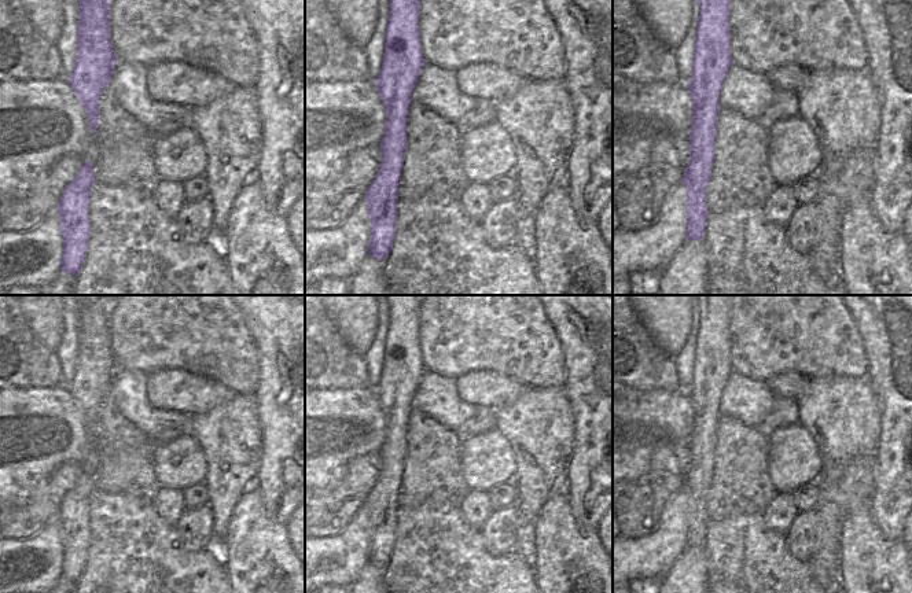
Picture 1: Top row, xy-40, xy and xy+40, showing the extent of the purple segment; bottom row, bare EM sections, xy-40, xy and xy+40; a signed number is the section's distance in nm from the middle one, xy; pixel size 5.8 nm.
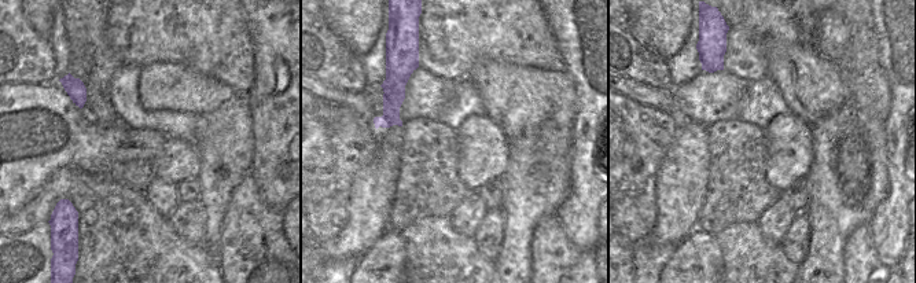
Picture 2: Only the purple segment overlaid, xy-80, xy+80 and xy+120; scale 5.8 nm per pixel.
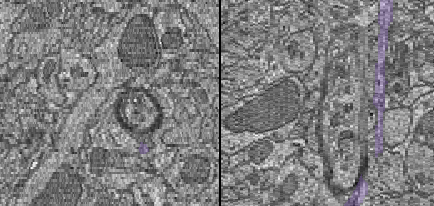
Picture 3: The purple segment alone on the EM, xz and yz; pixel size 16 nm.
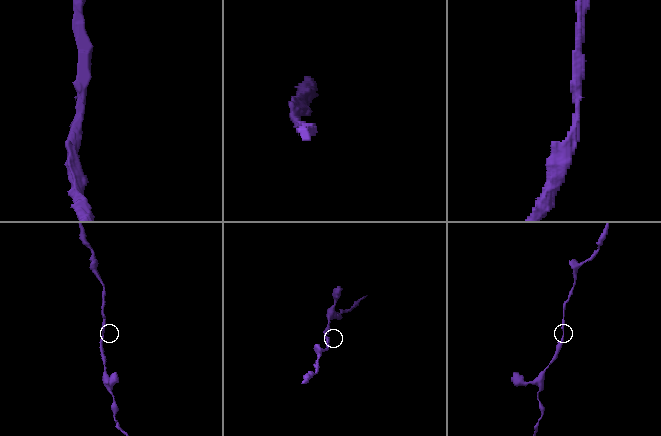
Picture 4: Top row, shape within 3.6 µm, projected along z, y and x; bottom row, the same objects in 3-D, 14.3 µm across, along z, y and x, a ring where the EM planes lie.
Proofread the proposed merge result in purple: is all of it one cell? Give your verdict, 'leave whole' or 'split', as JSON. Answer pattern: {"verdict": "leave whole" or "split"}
{"verdict": "leave whole"}

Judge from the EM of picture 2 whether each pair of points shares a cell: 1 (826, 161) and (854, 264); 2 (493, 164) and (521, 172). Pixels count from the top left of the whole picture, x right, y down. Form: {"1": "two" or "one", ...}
{"1": "two", "2": "two"}

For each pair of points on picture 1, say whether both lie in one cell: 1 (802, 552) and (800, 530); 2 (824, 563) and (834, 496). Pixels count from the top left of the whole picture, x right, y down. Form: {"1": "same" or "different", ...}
{"1": "same", "2": "same"}

